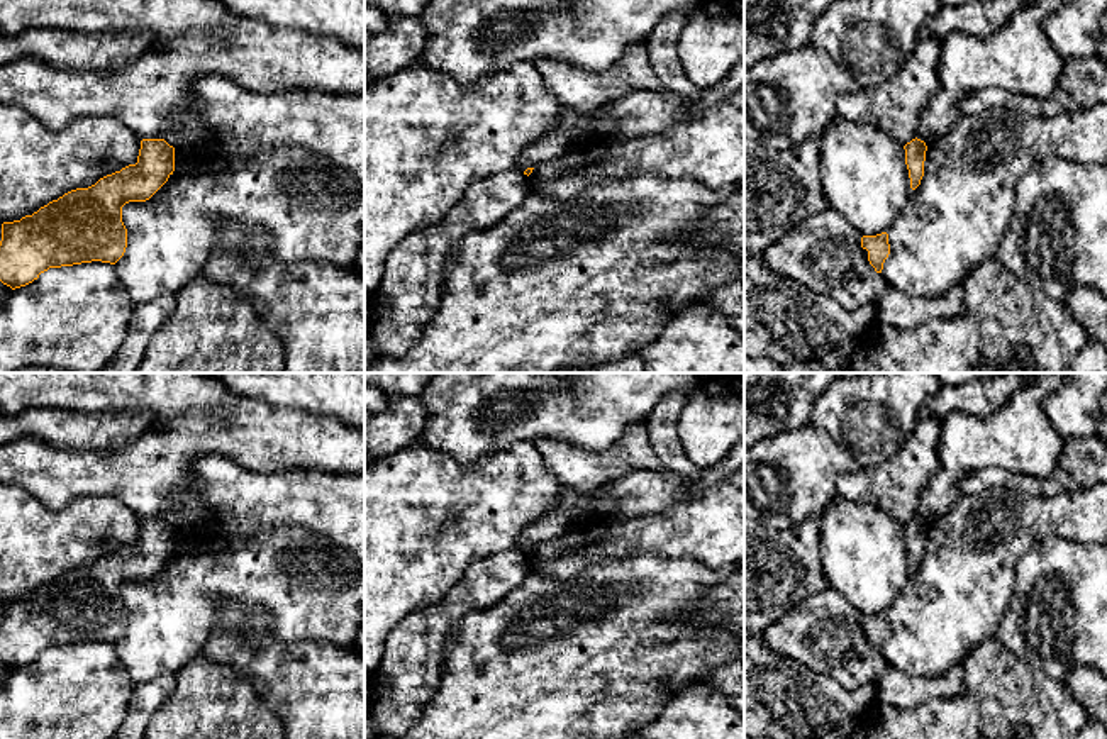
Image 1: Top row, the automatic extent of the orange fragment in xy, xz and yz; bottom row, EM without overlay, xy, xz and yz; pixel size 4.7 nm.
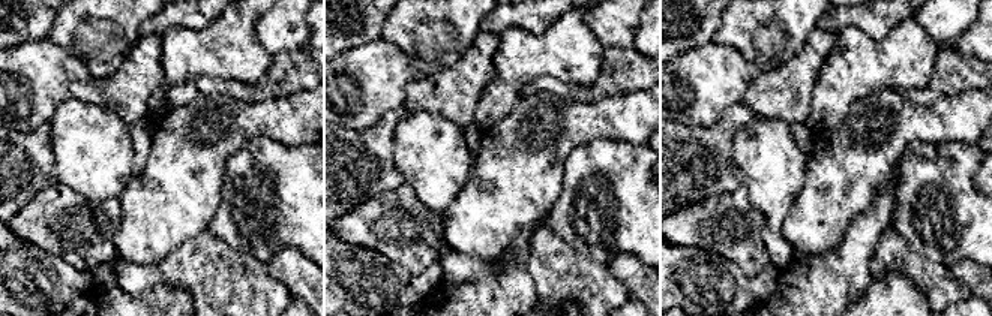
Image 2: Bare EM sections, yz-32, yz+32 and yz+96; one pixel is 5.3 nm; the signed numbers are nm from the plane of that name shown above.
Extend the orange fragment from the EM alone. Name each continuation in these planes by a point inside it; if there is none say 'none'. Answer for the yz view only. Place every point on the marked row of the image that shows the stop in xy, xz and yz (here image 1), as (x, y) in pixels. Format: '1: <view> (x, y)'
1: yz (824, 253)

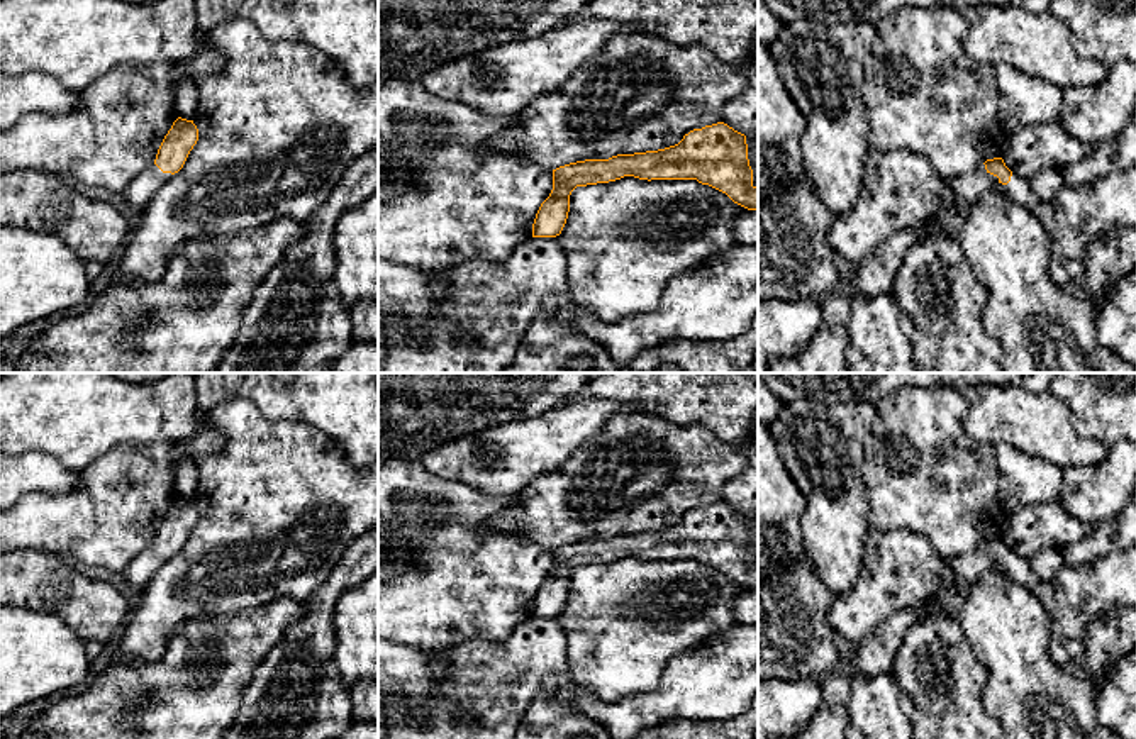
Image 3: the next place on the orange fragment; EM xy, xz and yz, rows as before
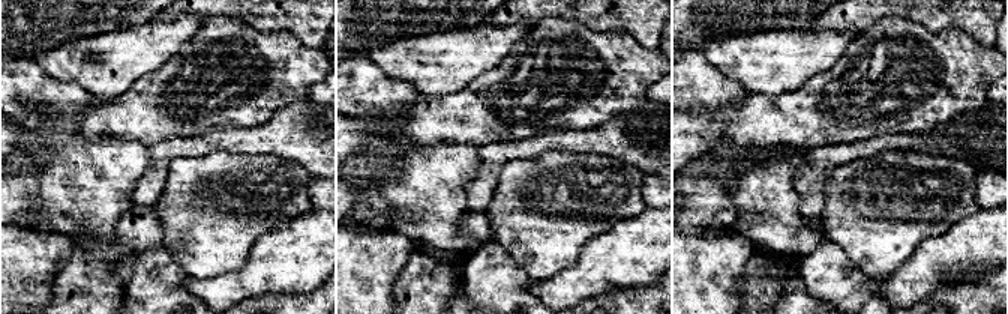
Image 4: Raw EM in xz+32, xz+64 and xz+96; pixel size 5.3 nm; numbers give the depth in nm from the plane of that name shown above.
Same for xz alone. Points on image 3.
none

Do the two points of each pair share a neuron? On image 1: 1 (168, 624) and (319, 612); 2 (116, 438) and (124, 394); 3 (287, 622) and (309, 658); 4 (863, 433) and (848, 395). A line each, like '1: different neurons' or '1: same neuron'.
1: same neuron
2: different neurons
3: different neurons
4: same neuron

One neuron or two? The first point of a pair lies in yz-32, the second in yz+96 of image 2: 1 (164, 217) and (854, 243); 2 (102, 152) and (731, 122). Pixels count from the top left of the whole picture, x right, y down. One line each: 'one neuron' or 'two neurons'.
1: two neurons
2: two neurons

